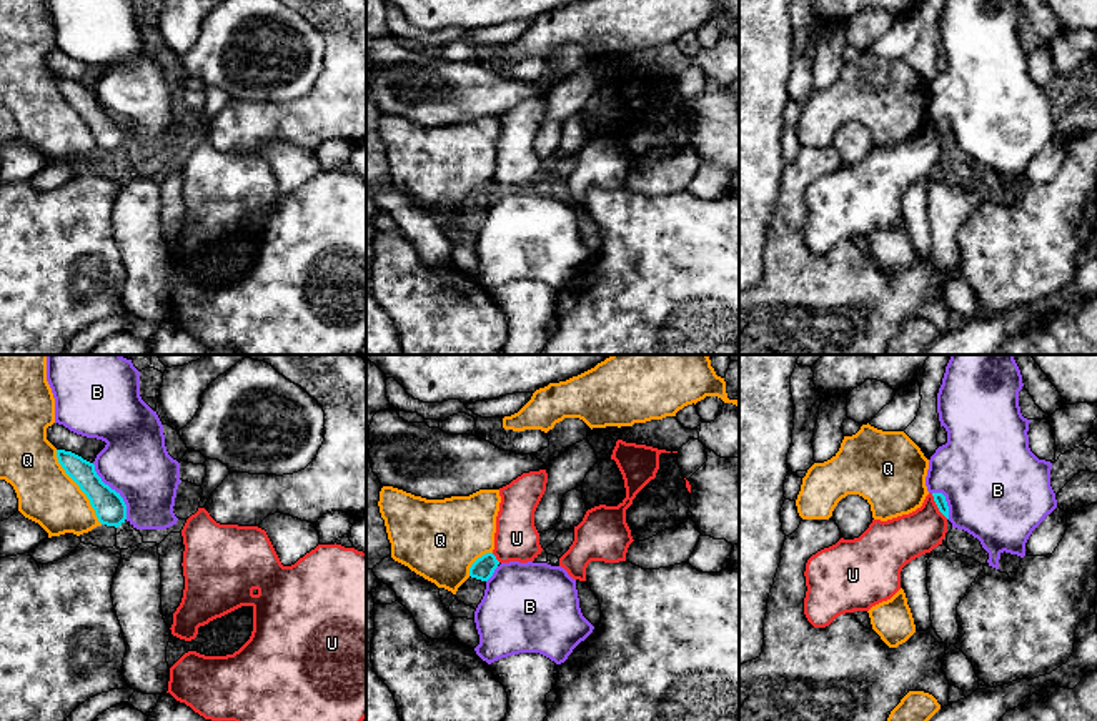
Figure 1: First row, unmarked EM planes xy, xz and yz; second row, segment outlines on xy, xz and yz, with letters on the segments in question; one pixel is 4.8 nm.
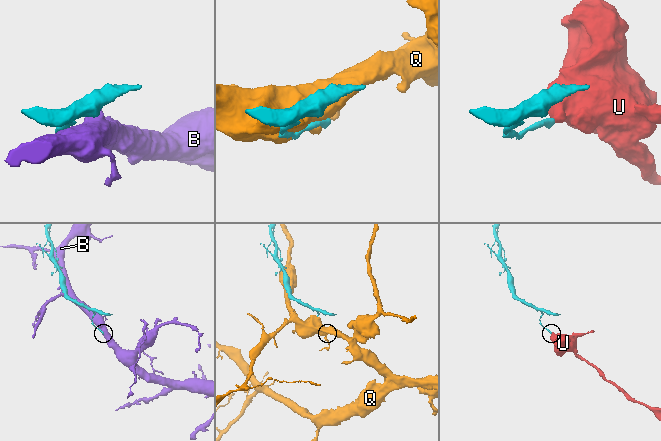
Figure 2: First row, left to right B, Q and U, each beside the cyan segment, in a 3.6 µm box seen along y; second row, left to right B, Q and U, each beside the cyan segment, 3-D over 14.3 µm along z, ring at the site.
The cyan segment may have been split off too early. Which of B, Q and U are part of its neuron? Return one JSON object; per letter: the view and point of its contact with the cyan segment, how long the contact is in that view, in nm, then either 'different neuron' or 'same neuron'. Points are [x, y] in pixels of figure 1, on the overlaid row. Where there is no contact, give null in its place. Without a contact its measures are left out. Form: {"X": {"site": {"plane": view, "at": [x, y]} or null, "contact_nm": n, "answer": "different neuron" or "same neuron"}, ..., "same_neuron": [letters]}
{"B": {"site": {"plane": "xy", "at": [114, 490]}, "contact_nm": 320, "answer": "different neuron"}, "Q": {"site": {"plane": "xy", "at": [79, 485]}, "contact_nm": 420, "answer": "different neuron"}, "U": {"site": {"plane": "yz", "at": [938, 507]}, "contact_nm": 150, "answer": "different neuron"}, "same_neuron": []}

